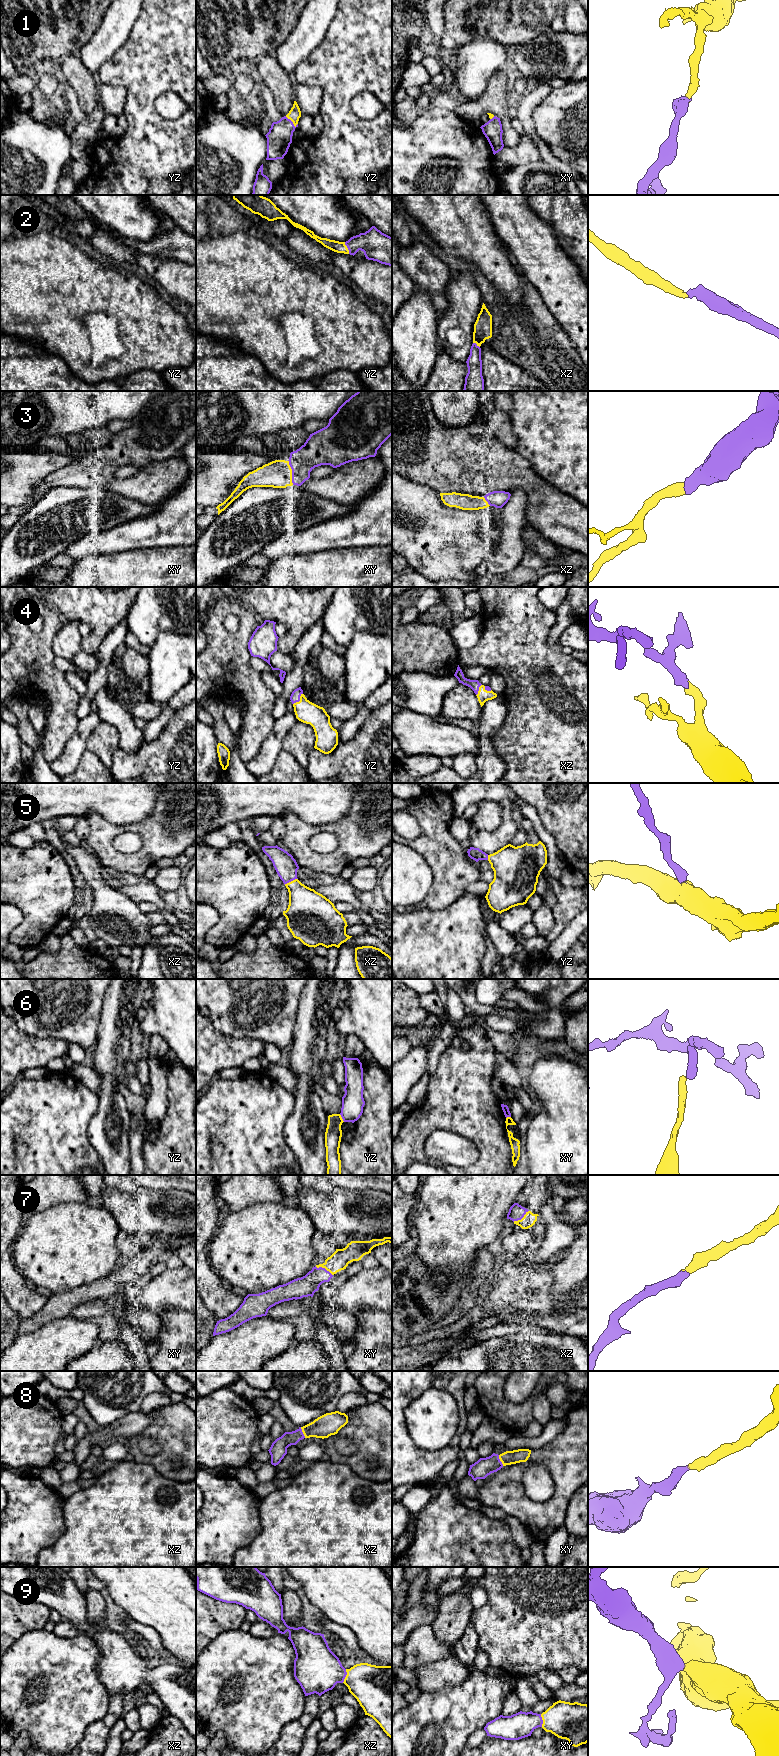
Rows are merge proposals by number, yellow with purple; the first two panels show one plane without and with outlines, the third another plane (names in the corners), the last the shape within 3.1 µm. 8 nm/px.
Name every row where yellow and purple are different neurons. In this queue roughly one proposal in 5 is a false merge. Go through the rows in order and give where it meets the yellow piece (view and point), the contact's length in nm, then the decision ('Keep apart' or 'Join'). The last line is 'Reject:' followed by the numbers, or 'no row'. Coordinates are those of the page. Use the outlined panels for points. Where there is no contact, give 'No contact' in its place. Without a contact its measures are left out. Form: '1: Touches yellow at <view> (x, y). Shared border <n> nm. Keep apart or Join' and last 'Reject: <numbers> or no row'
1: Touches yellow at yz (291, 120). Shared border 130 nm. Join
2: Touches yellow at yz (347, 248). Shared border 100 nm. Join
3: Touches yellow at xy (291, 472). Shared border 200 nm. Join
4: Touches yellow at yz (300, 700). Shared border 120 nm. Join
5: Touches yellow at xz (291, 881). Shared border 120 nm. Join
6: Touches yellow at yz (341, 1118). Shared border 80 nm. Keep apart
7: Touches yellow at xy (324, 1267). Shared border 160 nm. Join
8: Touches yellow at xz (302, 1431). Shared border 100 nm. Join
9: Touches yellow at xz (346, 1676). Shared border 120 nm. Join
Reject: 6

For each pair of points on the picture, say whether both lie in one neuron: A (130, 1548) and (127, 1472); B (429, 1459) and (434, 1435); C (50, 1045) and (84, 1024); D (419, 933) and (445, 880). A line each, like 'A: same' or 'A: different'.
A: same
B: different
C: different
D: different

